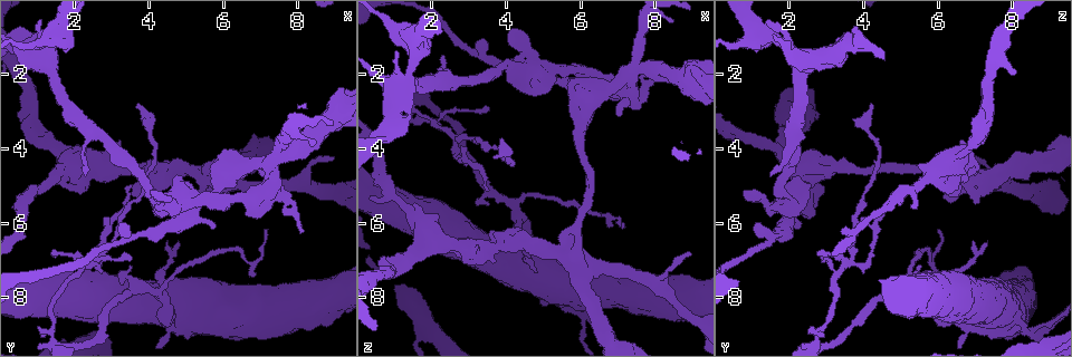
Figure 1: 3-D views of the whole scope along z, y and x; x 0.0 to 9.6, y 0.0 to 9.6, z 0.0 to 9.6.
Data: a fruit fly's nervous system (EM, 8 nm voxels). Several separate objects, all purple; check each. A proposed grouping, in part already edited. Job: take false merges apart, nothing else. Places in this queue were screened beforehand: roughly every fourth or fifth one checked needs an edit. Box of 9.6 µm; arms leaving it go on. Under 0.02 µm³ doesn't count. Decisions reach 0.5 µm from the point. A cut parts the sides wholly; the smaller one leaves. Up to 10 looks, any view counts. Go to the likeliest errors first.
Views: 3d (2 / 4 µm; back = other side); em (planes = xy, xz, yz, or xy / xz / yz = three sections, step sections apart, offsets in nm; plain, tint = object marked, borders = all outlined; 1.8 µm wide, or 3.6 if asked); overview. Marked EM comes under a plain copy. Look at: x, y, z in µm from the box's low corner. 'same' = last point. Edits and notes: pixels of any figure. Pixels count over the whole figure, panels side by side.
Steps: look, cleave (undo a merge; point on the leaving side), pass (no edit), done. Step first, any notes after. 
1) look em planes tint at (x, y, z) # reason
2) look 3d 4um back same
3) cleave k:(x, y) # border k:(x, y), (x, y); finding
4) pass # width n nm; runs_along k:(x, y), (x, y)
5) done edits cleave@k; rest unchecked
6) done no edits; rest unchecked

look em planes tint at (7.15, 4.40, 2.15) # sharp bend

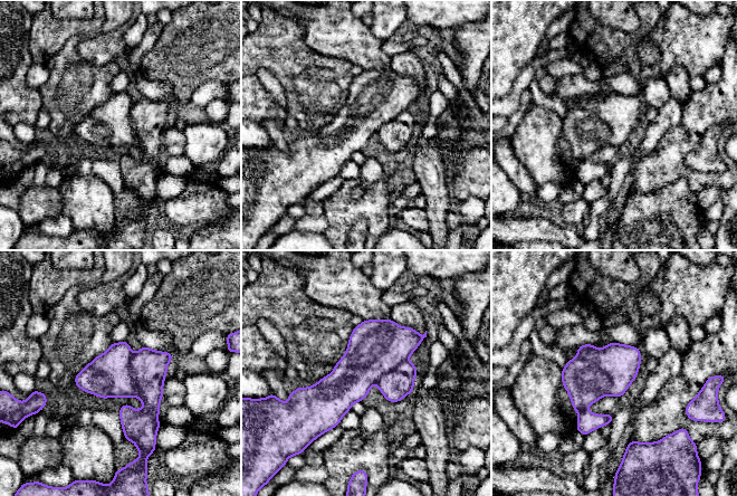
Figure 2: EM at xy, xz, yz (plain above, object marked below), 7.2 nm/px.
cleave 2:(149, 366) # part_leaving 2:(166, 354), (136, 439); two neurons meet here

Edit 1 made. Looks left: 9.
look overview

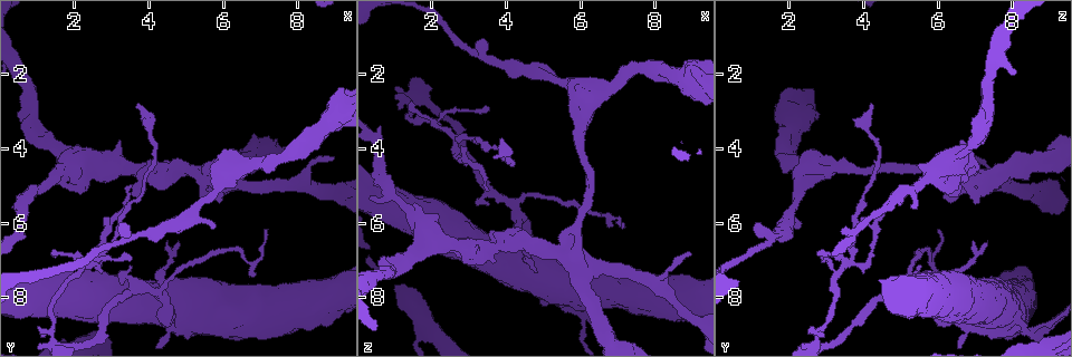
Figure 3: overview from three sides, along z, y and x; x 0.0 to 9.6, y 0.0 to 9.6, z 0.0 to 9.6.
look em xz step 8 tint at (4.00, 4.60, 6.50) # sudden change in width

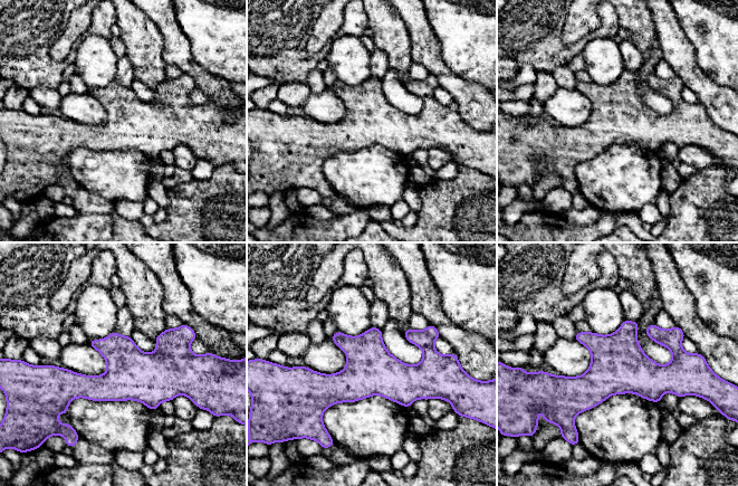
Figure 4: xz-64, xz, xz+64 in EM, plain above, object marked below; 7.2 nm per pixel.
look em planes tint same # cut it another way

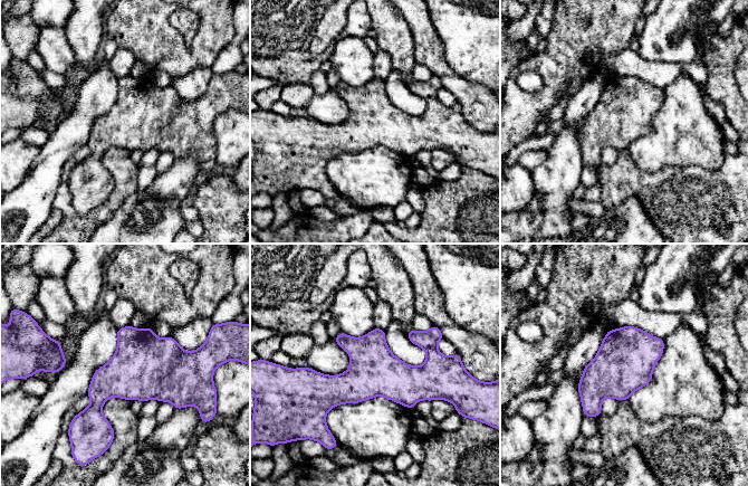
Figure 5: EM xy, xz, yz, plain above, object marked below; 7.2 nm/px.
pass # width 360 nm; runs_along 5:(442, 363), (424, 380), (308, 374); one neuron here

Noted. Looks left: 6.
done edits cleave@2; rest unchecked

